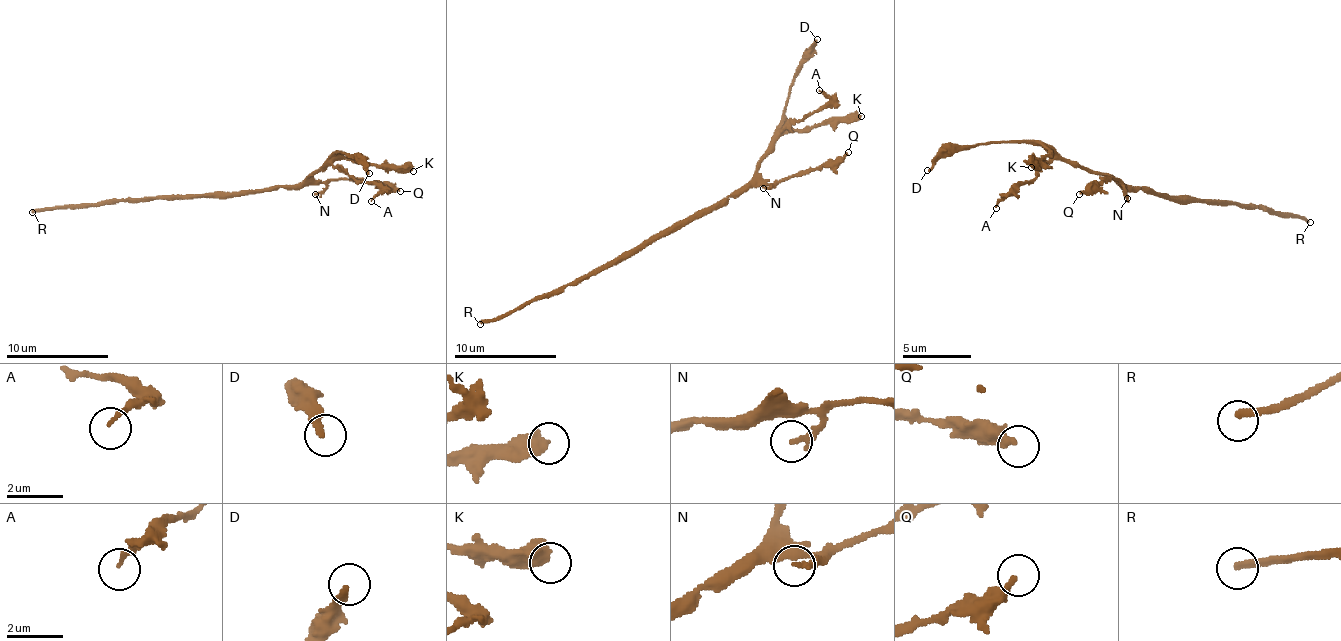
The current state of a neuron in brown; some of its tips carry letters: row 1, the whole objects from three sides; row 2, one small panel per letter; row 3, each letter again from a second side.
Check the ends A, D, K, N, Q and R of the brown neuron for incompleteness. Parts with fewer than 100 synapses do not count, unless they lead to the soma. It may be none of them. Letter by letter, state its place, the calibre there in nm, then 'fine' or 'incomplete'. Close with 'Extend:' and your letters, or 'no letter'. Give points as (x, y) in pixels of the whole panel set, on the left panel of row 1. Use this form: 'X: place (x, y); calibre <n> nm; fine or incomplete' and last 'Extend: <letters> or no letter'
A: place (371, 201); calibre 160 nm; fine
D: place (369, 173); calibre 200 nm; fine
K: place (413, 171); calibre 550 nm; fine
N: place (315, 194); calibre 190 nm; fine
Q: place (400, 191); calibre 260 nm; fine
R: place (32, 212); calibre 240 nm; incomplete
Extend: R

